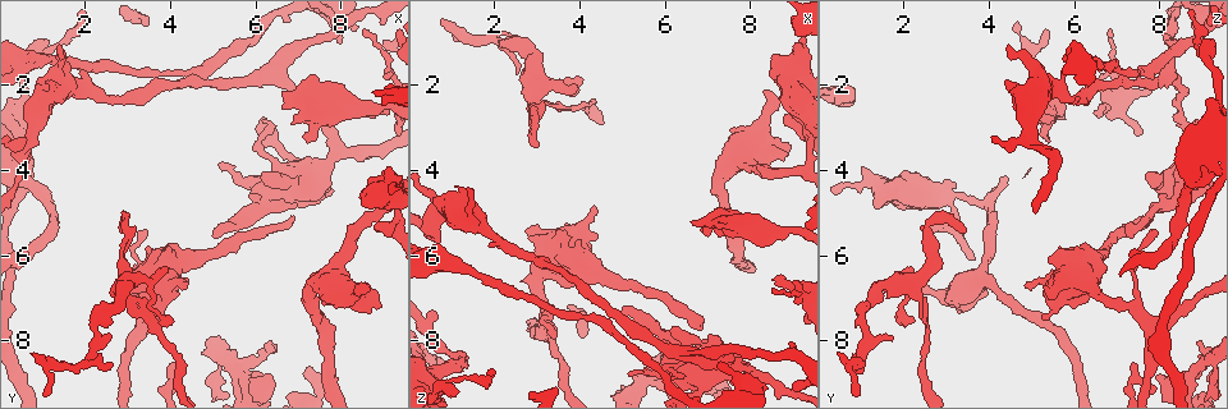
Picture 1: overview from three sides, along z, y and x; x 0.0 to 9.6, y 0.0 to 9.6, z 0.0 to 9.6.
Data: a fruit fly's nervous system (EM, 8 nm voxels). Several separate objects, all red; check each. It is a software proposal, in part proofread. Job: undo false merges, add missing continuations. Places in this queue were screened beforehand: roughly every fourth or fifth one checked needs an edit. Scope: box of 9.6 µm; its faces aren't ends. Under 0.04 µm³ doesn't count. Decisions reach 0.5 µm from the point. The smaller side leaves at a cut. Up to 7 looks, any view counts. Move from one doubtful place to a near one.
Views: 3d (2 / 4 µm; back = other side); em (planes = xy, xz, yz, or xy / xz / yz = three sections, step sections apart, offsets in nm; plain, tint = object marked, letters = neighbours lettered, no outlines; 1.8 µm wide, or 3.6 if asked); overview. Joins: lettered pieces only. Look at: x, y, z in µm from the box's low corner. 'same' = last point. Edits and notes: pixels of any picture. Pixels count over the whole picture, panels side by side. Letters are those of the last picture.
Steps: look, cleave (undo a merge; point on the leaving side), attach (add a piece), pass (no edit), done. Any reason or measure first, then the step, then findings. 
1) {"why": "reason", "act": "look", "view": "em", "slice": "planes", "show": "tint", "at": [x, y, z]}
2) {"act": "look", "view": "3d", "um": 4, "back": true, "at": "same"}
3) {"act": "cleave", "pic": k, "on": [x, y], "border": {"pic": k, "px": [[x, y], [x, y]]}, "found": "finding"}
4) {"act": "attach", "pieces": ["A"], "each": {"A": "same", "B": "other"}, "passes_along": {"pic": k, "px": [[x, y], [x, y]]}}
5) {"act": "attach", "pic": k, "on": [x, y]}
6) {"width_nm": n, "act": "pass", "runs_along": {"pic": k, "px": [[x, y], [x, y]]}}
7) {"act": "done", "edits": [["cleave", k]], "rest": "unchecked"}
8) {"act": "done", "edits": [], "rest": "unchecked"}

{"why": "an open end", "act": "look", "view": "em", "um": 3.6, "slice": "yz", "step": 4, "show": "tint", "at": [8.35, 6.75, 2.15]}

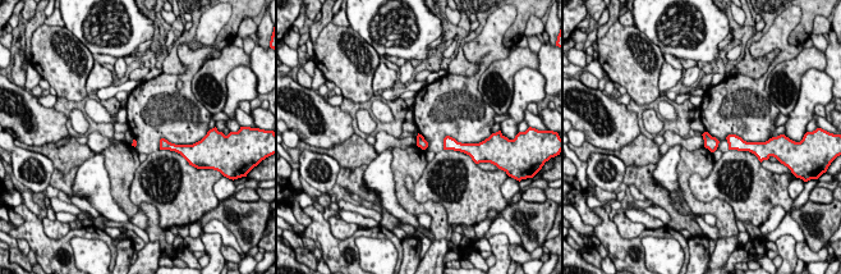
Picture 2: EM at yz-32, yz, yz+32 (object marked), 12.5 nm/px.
{"why": "see the neighbours", "act": "look", "view": "em", "um": 3.6, "slice": "yz", "step": 4, "show": "letters", "at": "same"}

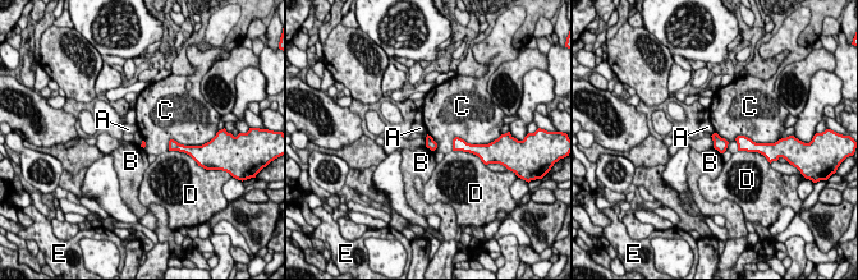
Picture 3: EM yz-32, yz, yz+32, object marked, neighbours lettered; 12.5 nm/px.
{"longest_contact_nm": ["C", 320], "act": "pass", "each": {"A": "other", "B": "other", "C": "other", "D": "other", "E": "other"}, "found": "none of them fits"}

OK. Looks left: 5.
{"act": "look", "view": "em", "slice": "xz", "step": 8, "show": "letters", "at": [6.35, 8.05, 9.00]}

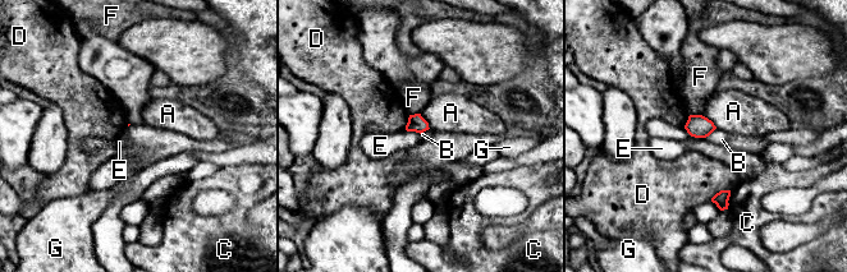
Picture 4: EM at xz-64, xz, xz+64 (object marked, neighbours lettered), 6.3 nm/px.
{"why": "cut it another way", "act": "look", "view": "em", "slice": "planes", "show": "letters", "at": "same"}

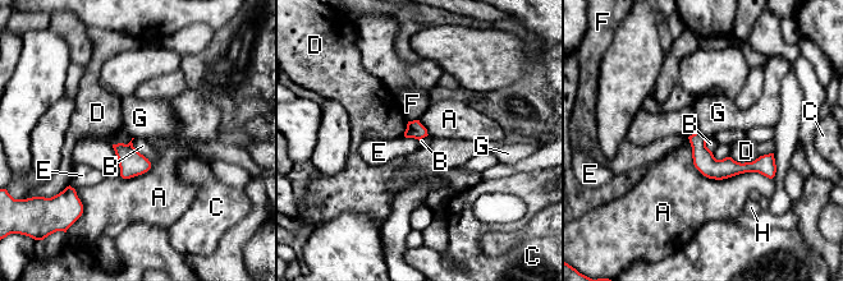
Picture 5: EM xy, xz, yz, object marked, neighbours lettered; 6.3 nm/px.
{"width_nm": 110, "act": "pass", "each": {"A": "other", "B": "other", "C": "other", "D": "other", "E": "other", "F": "other", "G": "other", "H": "other"}, "found": "no lettered piece goes on from it"}

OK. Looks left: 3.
{"why": "sharp bend", "act": "look", "view": "3d", "um": 4, "at": [2.25, 8.25, 1.15]}

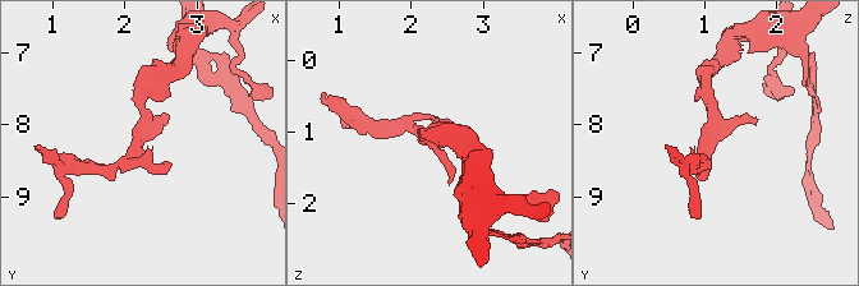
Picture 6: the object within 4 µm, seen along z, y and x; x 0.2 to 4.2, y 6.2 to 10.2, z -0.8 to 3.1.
{"act": "look", "view": "em", "slice": "yz", "step": 16, "show": "tint", "at": [2.25, 8.15, 1.20]}

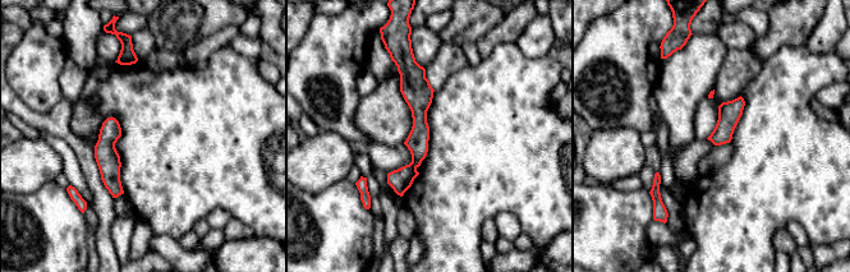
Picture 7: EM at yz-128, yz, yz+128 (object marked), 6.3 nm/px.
{"why": "cut it another way", "act": "look", "view": "em", "slice": "planes", "show": "letters", "at": "same"}

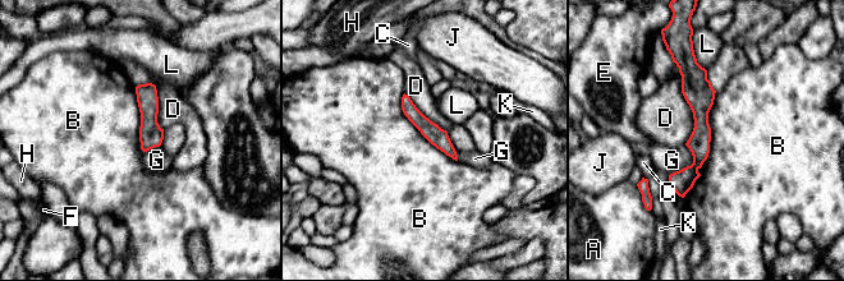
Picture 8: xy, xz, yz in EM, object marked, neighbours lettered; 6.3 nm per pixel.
{"width_nm": 120, "act": "pass", "each": {"A": "other", "B": "other", "C": "other", "D": "other", "E": "other", "F": "other", "G": "other", "H": "other", "J": "other", "K": "other", "L": "other"}, "runs_along": {"pic": 8, "px": [[692, 64], [700, 157], [682, 193]]}, "found": "all the same neuron"}

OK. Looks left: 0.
{"act": "done", "edits": [], "rest": "unchecked"}

